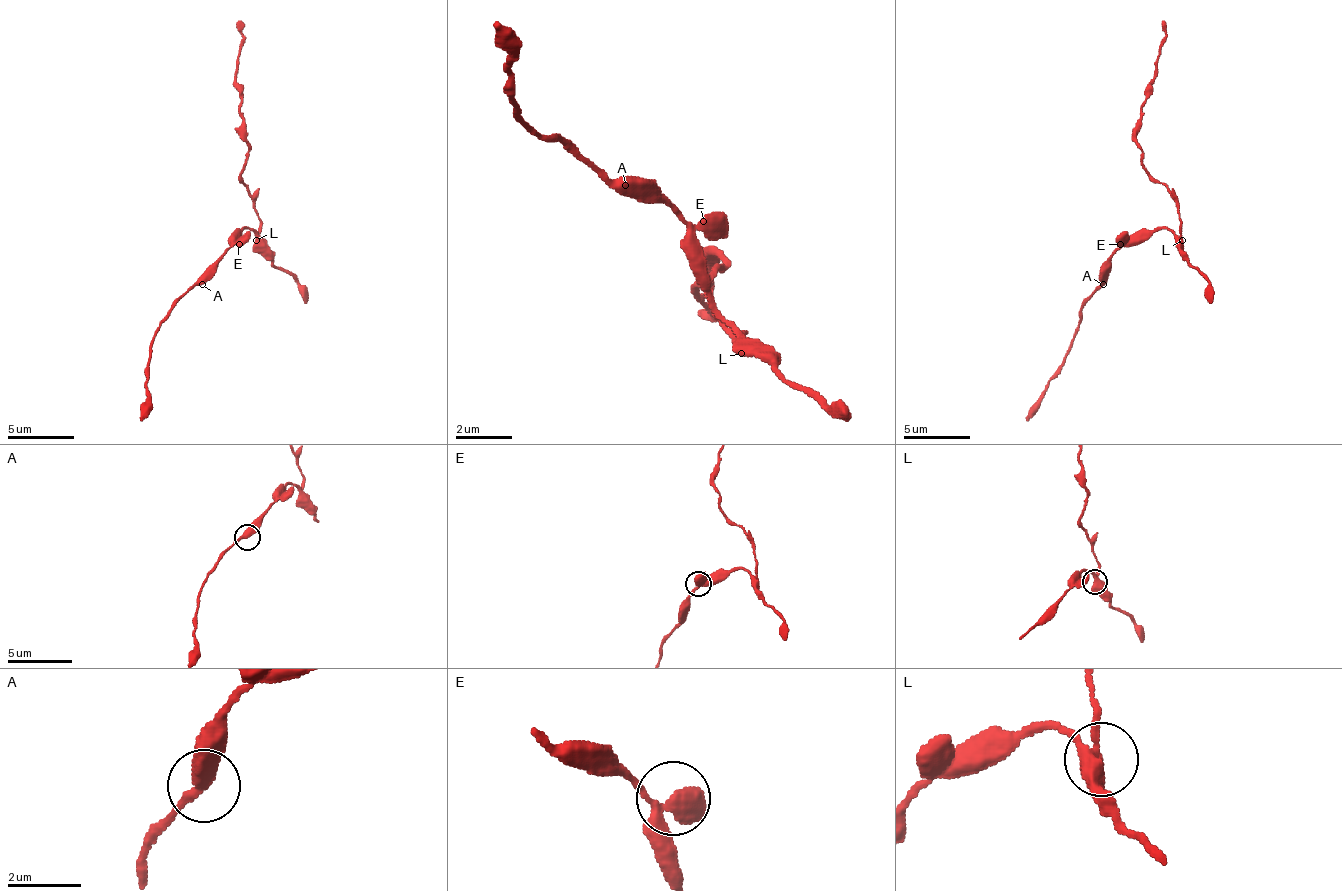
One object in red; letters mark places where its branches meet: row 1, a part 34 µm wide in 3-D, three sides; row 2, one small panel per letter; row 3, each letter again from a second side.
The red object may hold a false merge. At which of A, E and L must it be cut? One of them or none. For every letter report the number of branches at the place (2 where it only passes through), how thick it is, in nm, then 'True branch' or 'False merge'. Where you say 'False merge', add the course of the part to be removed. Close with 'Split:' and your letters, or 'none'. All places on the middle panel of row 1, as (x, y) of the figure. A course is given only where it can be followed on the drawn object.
A: Branches: 2. Thickness 400 nm. True branch
E: Branches: 2. Thickness 480 nm. True branch
L: Branches: 3. Thickness 400 nm. False merge
Split: L

